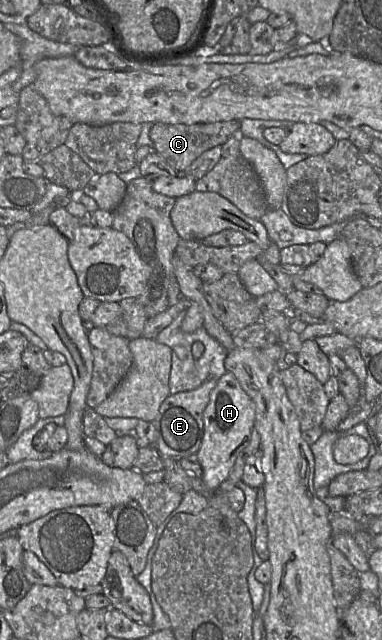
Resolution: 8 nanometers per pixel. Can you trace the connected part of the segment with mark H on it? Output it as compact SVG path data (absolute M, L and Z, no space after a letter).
M227 371L217 380L203 412L204 433L196 453L202 467L202 481L210 490L217 490L230 474L237 457L249 444L255 422L255 404L243 390L235 375Z

